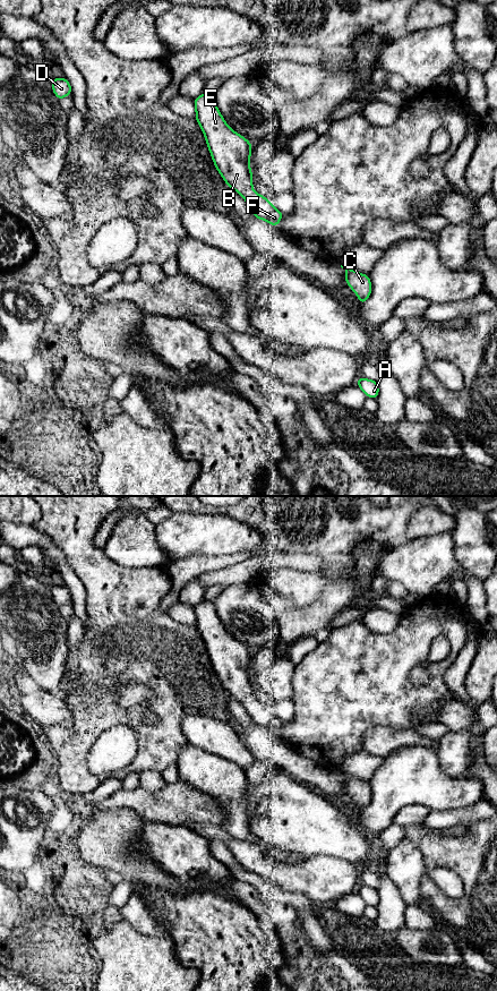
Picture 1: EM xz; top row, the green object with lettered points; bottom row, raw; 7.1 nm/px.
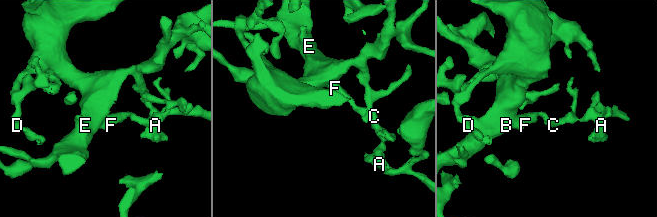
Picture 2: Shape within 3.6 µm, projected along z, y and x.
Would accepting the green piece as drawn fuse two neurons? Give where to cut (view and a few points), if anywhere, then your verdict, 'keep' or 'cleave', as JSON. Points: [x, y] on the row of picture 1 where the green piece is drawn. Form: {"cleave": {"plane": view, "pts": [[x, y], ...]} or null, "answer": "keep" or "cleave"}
{"cleave": null, "answer": "keep"}

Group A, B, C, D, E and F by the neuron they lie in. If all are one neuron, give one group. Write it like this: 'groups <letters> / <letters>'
groups A B C D E F

